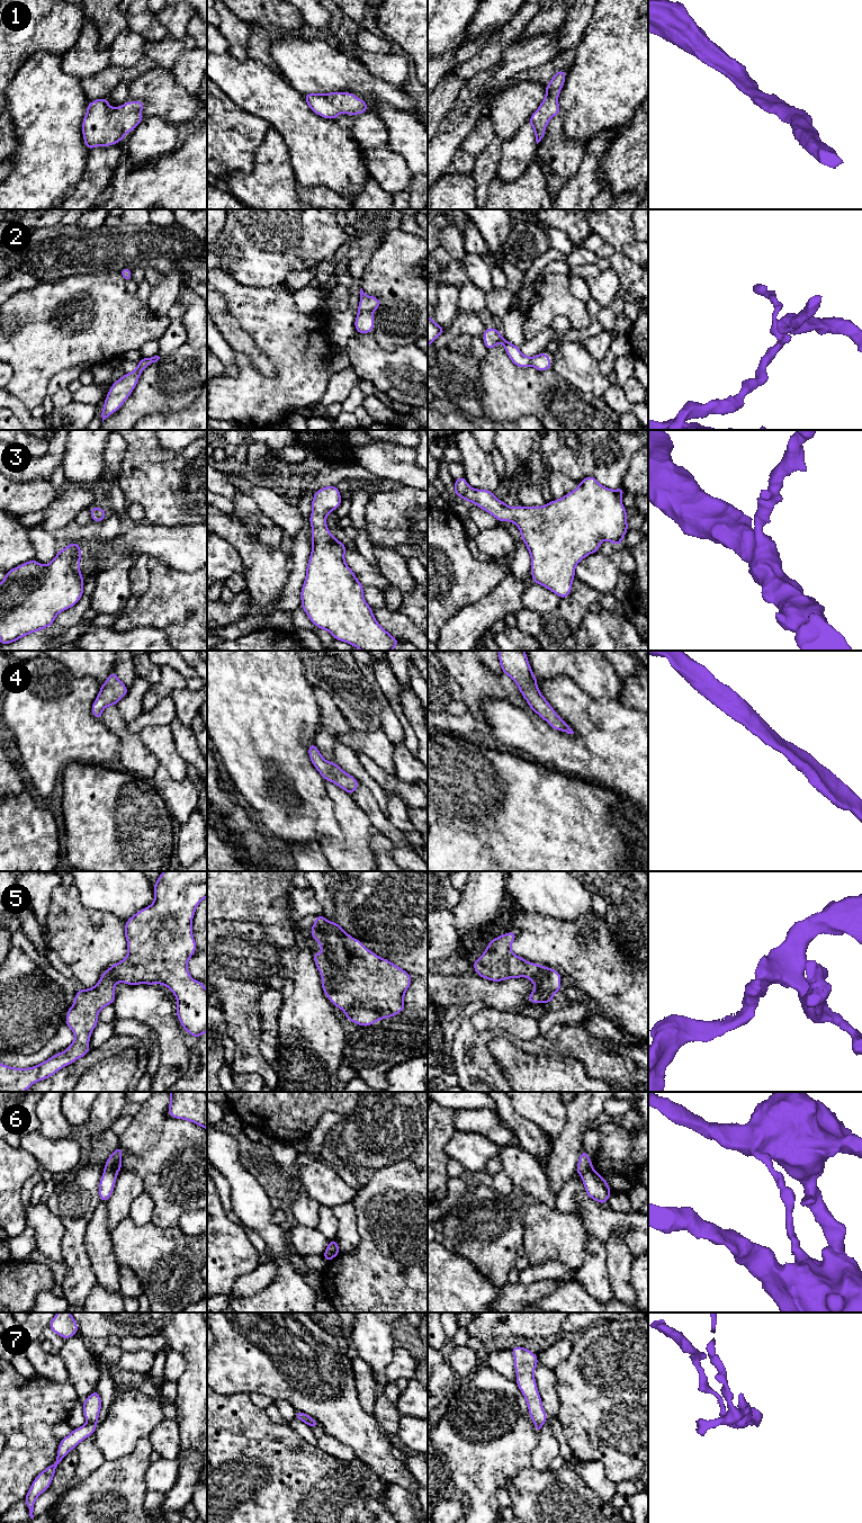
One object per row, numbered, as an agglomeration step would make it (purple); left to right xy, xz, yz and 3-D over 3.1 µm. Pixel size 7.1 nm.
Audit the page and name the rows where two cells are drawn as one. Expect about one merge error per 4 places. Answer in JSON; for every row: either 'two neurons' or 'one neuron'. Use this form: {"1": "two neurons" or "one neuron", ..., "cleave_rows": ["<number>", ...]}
{"1": "one neuron", "2": "two neurons", "3": "one neuron", "4": "one neuron", "5": "one neuron", "6": "two neurons", "7": "two neurons", "cleave_rows": ["2", "6", "7"]}

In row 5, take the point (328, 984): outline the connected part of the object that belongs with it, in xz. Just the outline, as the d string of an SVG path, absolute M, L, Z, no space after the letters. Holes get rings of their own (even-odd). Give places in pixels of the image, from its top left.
M323 915L315 916L311 935L324 952L313 952L322 977L323 992L335 1007L345 1013L347 1020L357 1025L369 1027L405 1009L404 995L412 983L407 971L368 950L361 941L348 934L336 922L329 922Z

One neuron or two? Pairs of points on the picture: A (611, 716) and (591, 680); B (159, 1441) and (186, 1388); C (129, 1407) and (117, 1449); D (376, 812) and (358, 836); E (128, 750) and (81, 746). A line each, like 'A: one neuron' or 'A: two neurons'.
A: two neurons
B: two neurons
C: one neuron
D: two neurons
E: two neurons

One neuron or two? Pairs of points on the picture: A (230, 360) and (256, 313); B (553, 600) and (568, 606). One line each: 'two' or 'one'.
A: two
B: two

